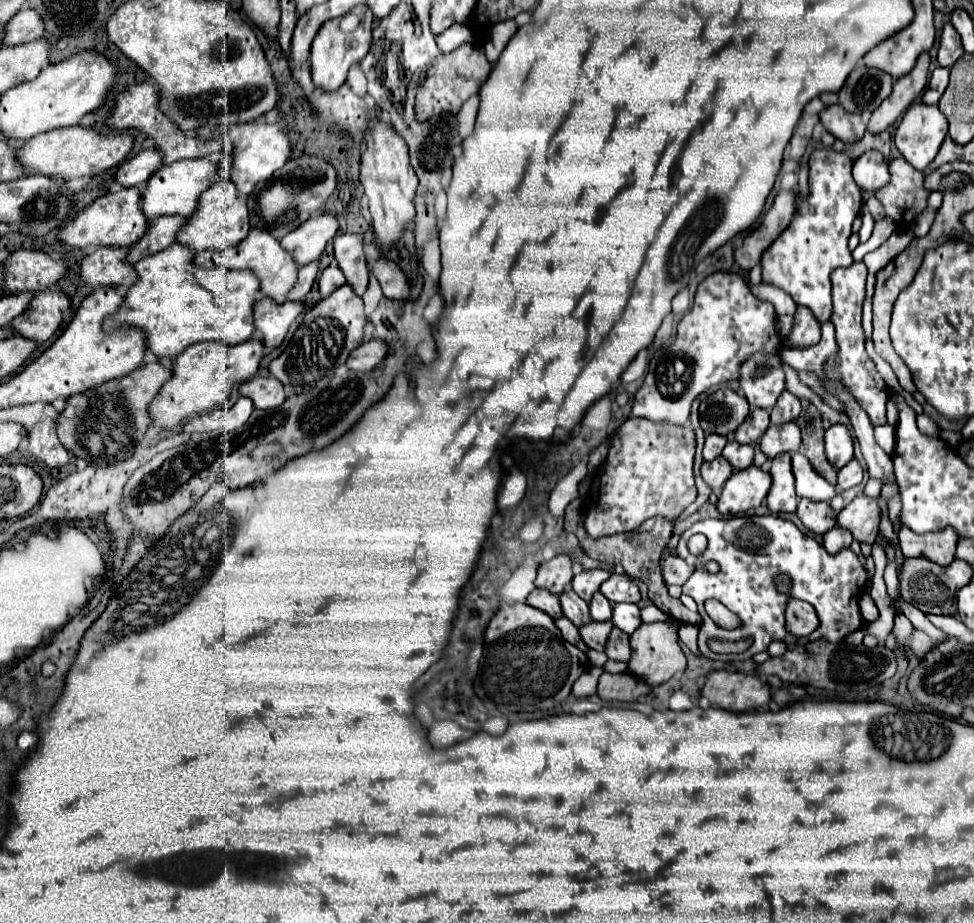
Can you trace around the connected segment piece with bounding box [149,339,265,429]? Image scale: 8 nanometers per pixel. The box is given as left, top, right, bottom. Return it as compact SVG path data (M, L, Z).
M257 339L243 341L239 345L225 345L219 341L203 341L187 347L181 355L175 357L173 363L173 375L155 395L153 403L149 405L151 425L159 429L171 429L179 425L179 421L195 417L205 411L213 411L219 407L231 393L235 383L249 381L257 369L259 361L263 357L263 343Z

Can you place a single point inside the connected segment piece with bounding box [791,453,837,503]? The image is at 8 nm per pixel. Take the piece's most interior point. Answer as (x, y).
(811, 485)

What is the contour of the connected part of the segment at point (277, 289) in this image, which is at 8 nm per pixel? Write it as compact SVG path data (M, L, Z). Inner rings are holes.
M251 229L249 235L245 237L245 241L241 241L237 247L225 249L225 251L203 251L203 253L195 253L195 265L197 267L227 267L227 269L249 269L253 271L253 275L257 275L259 283L261 283L261 293L277 303L285 301L285 295L291 291L291 287L297 281L297 271L299 267L295 265L293 257L289 251L285 251L279 241L269 233L269 231L261 231L261 229Z

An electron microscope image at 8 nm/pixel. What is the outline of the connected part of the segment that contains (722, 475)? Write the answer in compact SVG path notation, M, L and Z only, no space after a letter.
M717 457L717 459L709 461L709 463L703 463L703 467L701 467L701 477L711 489L721 487L729 479L731 473L733 473L731 465L721 457Z

